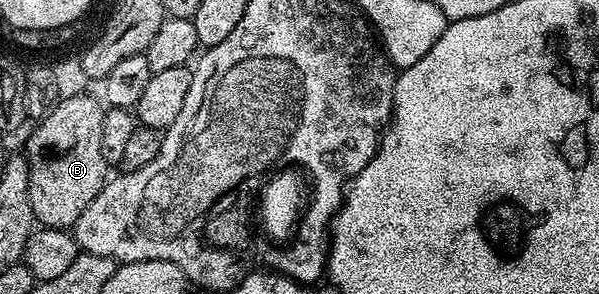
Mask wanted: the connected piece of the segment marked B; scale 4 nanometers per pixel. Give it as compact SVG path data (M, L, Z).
M71 95L60 98L59 102L38 120L39 123L31 131L31 136L27 139L27 151L25 150L25 158L27 160L27 168L29 169L29 201L33 201L33 213L35 214L36 224L45 227L57 227L60 229L74 228L77 217L81 217L81 213L85 213L85 209L89 205L89 201L93 201L93 197L97 197L97 193L103 191L103 185L109 178L109 165L103 156L101 149L101 125L103 124L104 104L98 98L95 99L91 95Z

